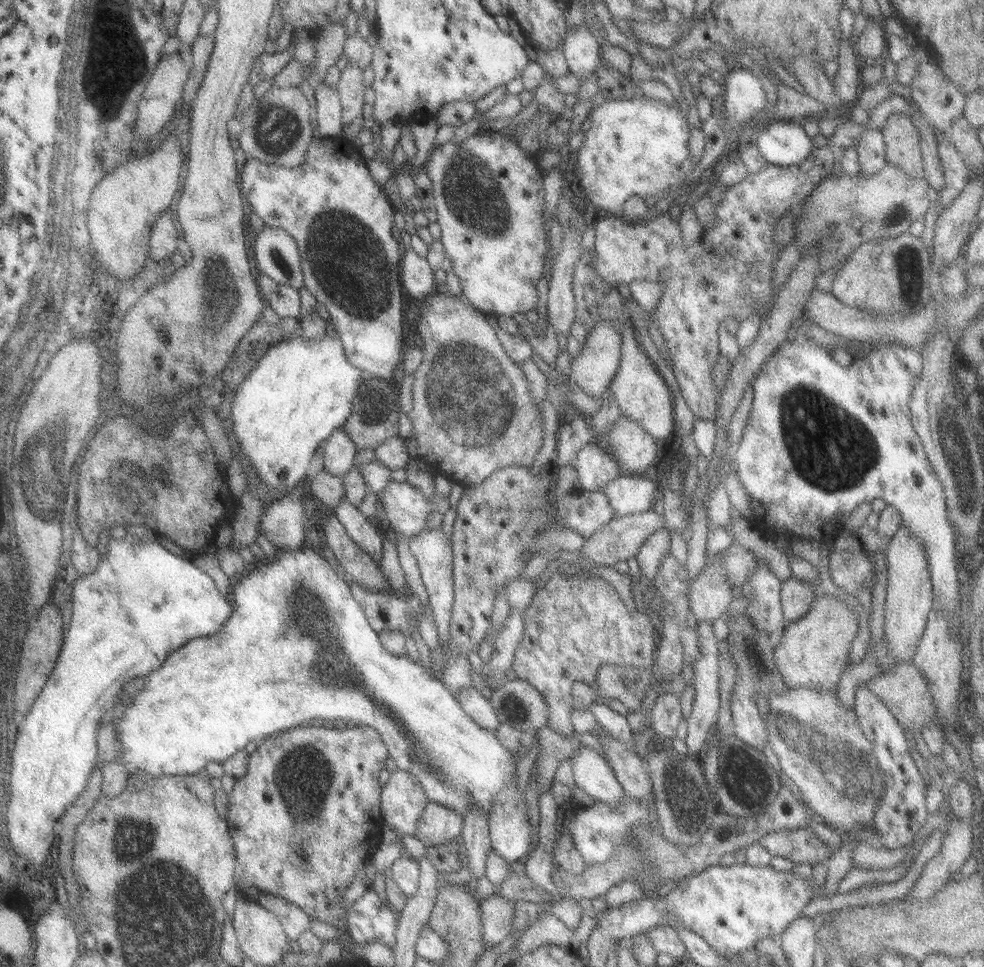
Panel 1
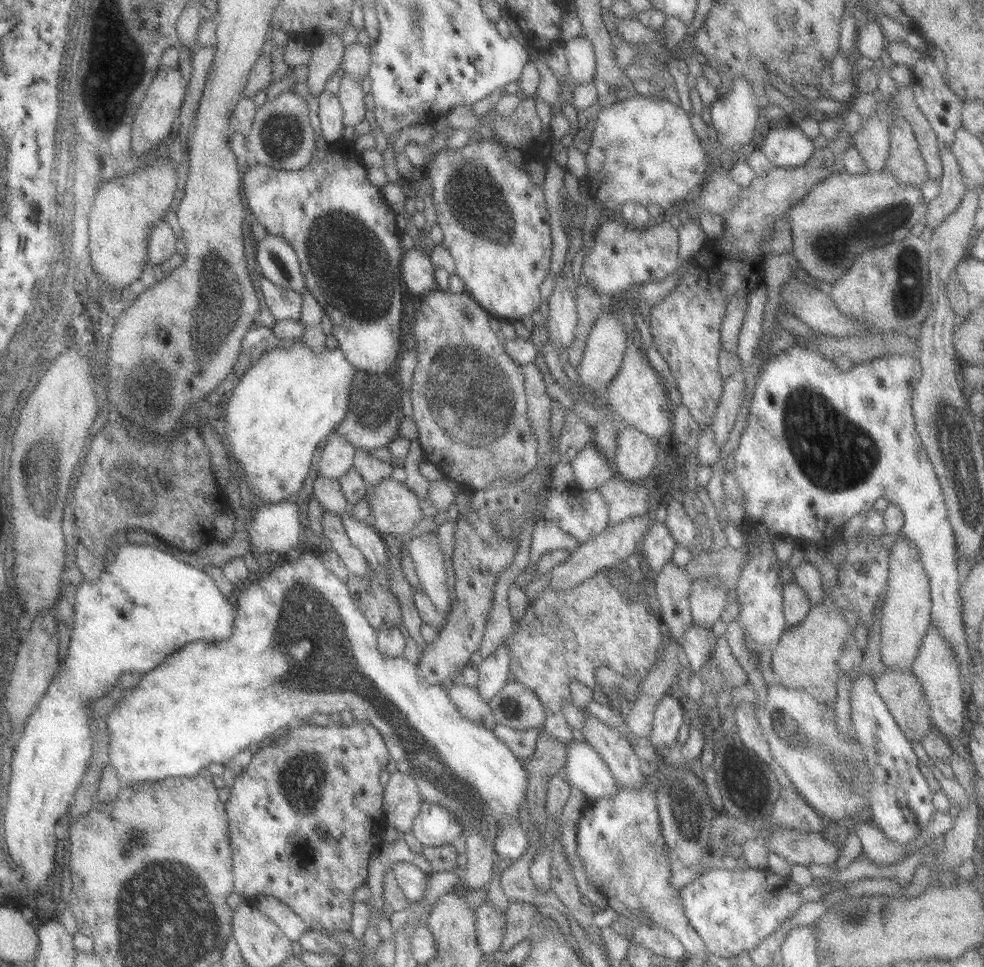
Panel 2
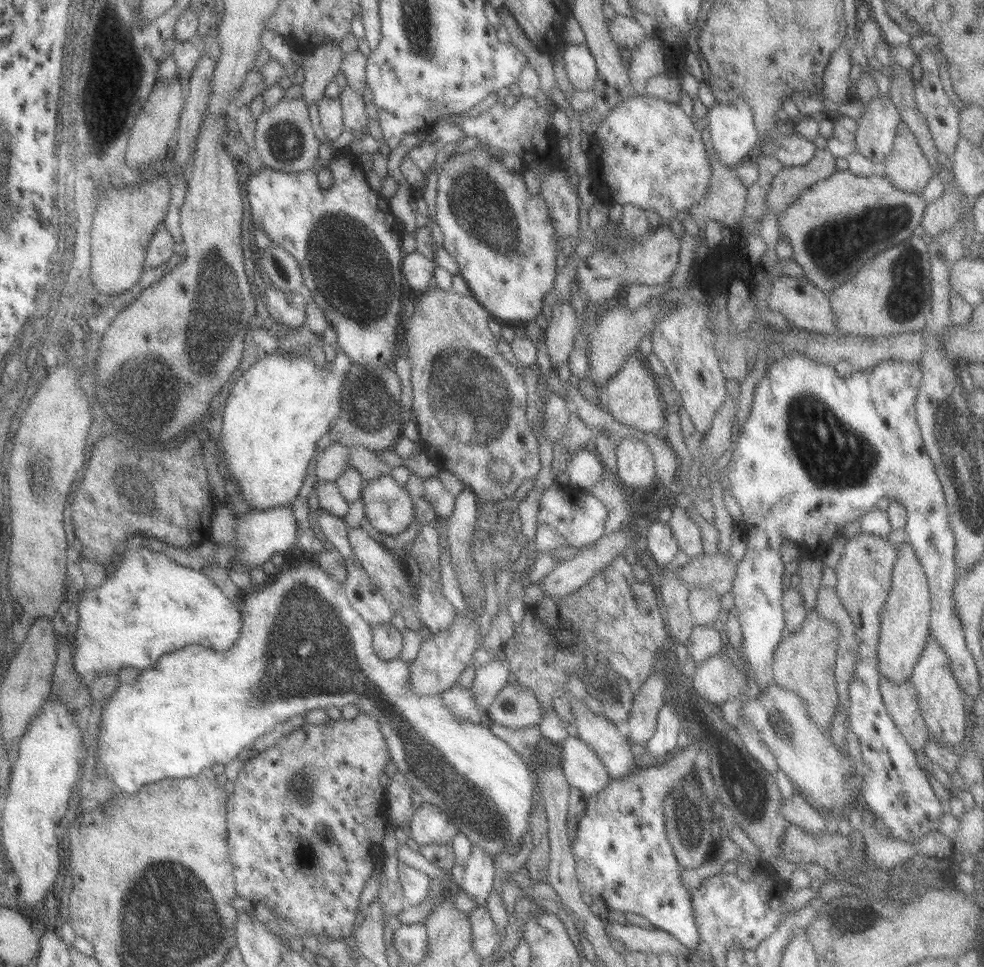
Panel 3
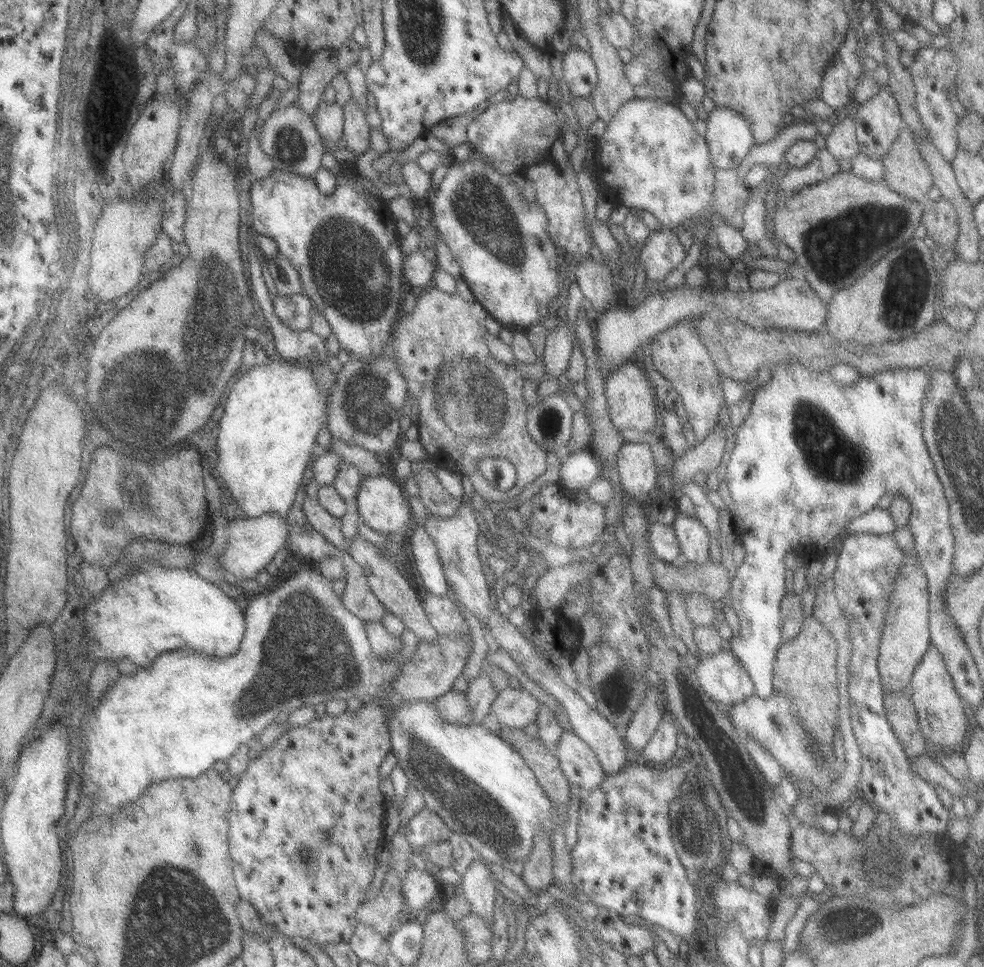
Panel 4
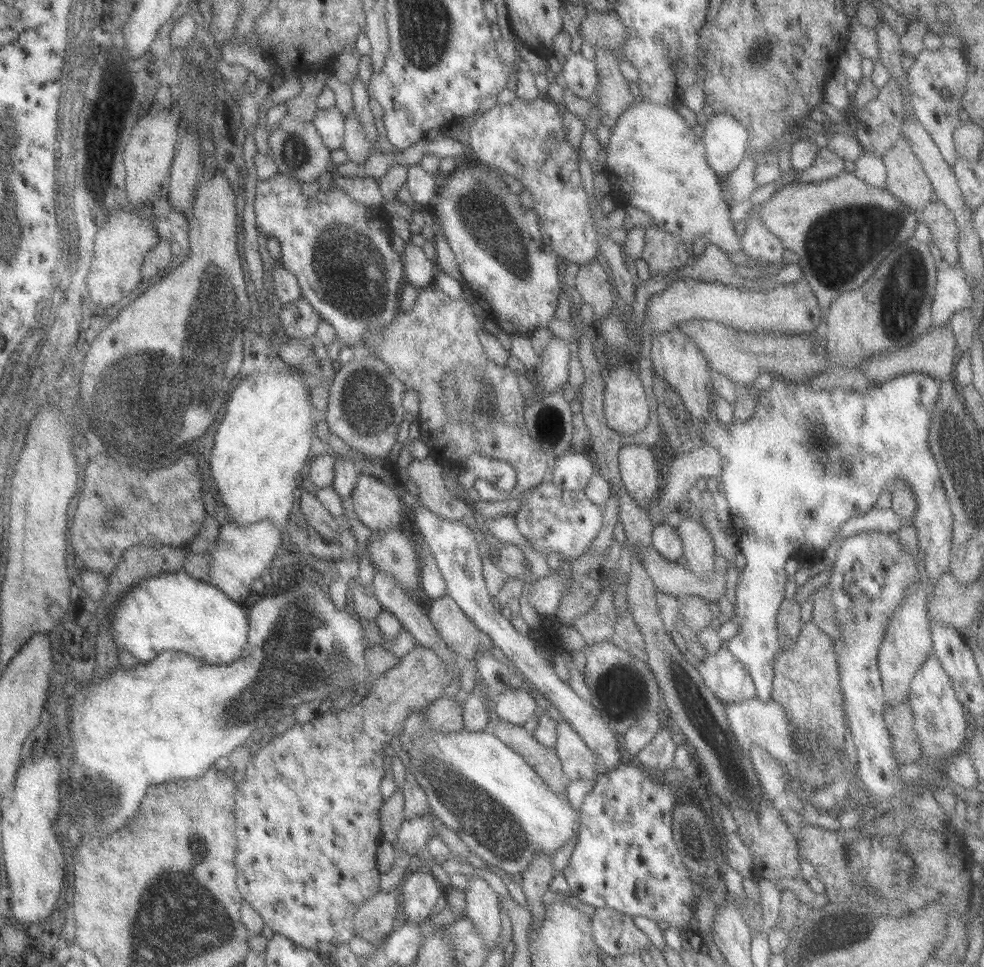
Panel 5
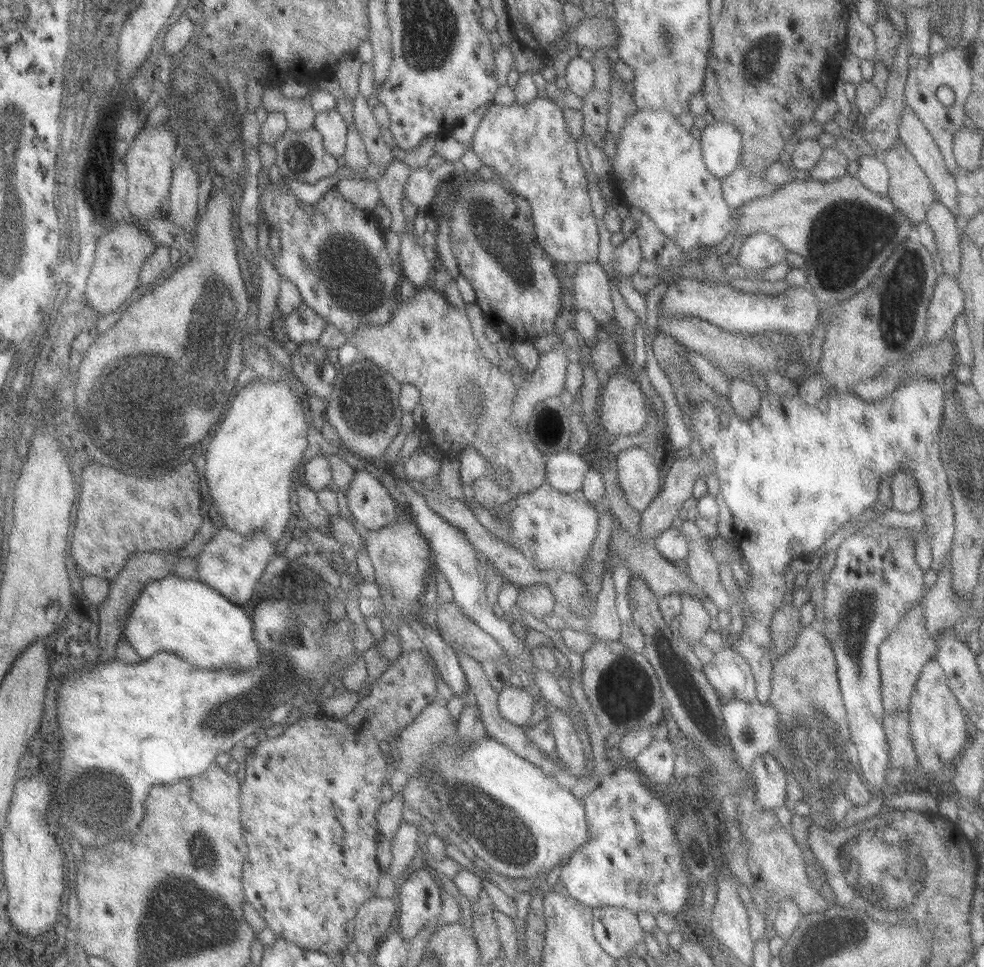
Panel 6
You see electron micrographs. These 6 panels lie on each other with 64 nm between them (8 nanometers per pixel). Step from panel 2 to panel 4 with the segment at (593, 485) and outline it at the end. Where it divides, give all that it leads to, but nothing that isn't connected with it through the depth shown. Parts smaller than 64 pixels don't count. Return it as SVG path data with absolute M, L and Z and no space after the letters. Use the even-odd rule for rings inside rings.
M591 449L571 451L560 462L556 484L568 488L570 492L583 491L601 475L599 463Z

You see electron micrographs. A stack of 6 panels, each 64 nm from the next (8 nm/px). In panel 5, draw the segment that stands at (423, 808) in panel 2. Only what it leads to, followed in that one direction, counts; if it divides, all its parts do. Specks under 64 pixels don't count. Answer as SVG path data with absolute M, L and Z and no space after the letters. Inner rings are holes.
M431 815L404 819L396 832L396 842L407 856L423 848L429 837L435 837Z

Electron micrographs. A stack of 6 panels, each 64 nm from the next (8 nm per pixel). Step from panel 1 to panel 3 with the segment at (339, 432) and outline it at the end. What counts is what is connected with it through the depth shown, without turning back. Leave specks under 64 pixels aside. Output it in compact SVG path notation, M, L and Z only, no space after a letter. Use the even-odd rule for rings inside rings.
M330 440L329 446L321 452L321 455L314 457L313 473L316 482L334 482L339 478L341 472L349 467L347 452L349 452L349 448Z

